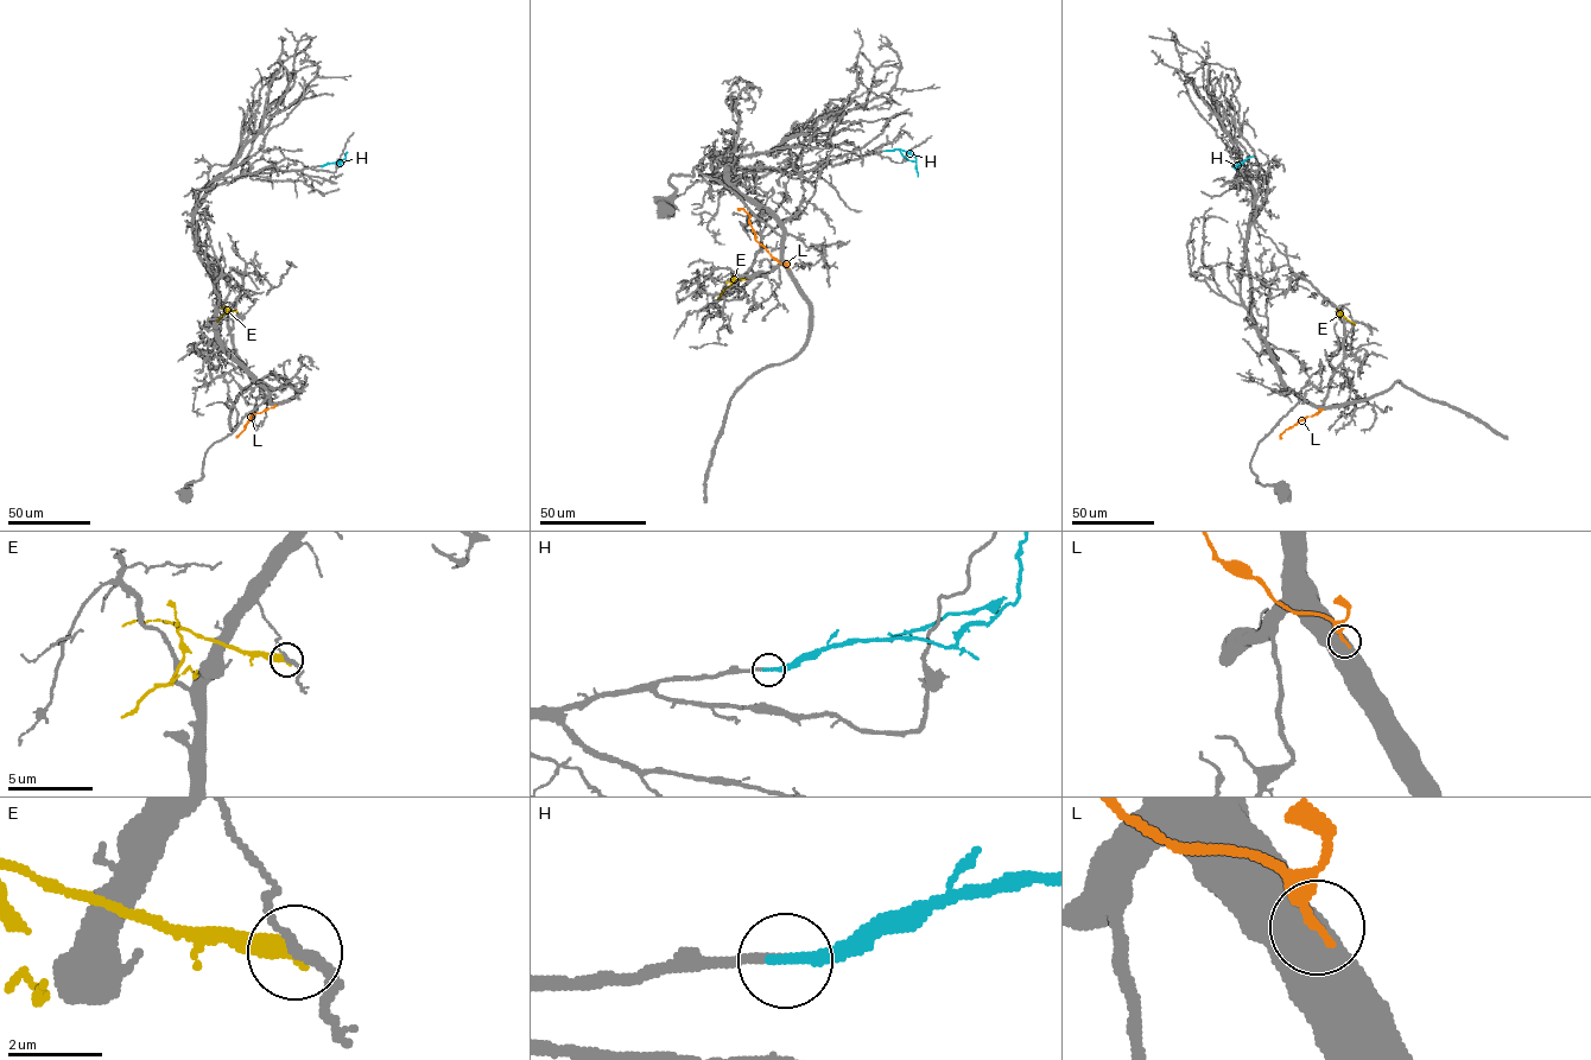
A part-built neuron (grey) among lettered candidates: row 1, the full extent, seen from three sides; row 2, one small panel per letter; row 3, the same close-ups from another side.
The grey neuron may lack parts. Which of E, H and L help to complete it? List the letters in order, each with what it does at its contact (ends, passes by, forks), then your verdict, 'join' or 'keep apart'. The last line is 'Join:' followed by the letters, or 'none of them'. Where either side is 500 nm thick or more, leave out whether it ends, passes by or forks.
E: it ends; keep apart
H: it ends; join
L: keep apart
Join: H

